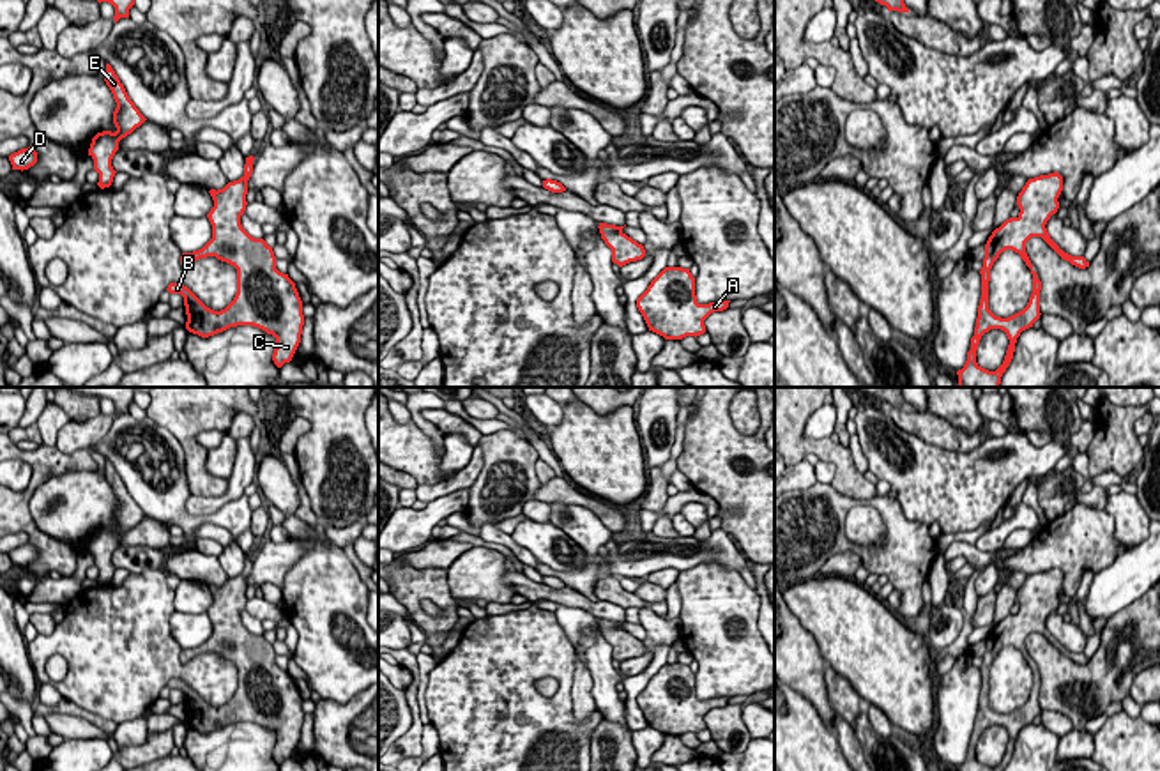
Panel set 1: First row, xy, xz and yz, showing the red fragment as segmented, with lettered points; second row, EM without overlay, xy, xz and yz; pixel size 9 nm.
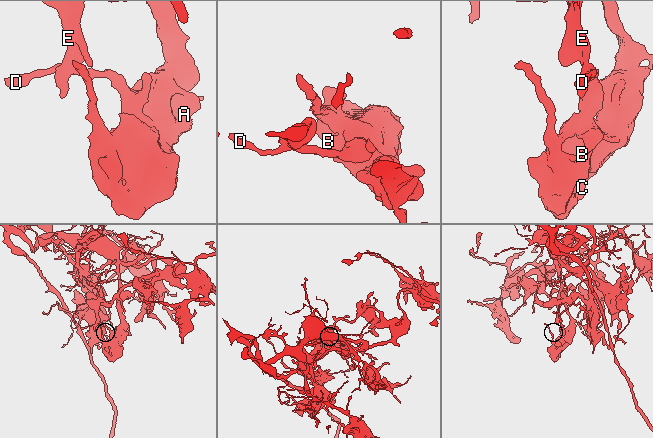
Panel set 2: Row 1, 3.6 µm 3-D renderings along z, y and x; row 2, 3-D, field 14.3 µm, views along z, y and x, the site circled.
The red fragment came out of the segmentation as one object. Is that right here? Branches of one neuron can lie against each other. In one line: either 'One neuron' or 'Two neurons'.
Two neurons

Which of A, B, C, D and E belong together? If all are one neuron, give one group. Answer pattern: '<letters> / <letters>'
A B C / D E

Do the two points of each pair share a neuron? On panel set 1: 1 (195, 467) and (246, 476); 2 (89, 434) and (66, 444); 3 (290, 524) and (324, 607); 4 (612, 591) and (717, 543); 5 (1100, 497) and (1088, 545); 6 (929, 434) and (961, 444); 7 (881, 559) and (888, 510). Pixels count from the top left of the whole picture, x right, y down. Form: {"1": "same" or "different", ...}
{"1": "different", "2": "same", "3": "different", "4": "different", "5": "different", "6": "same", "7": "same"}

